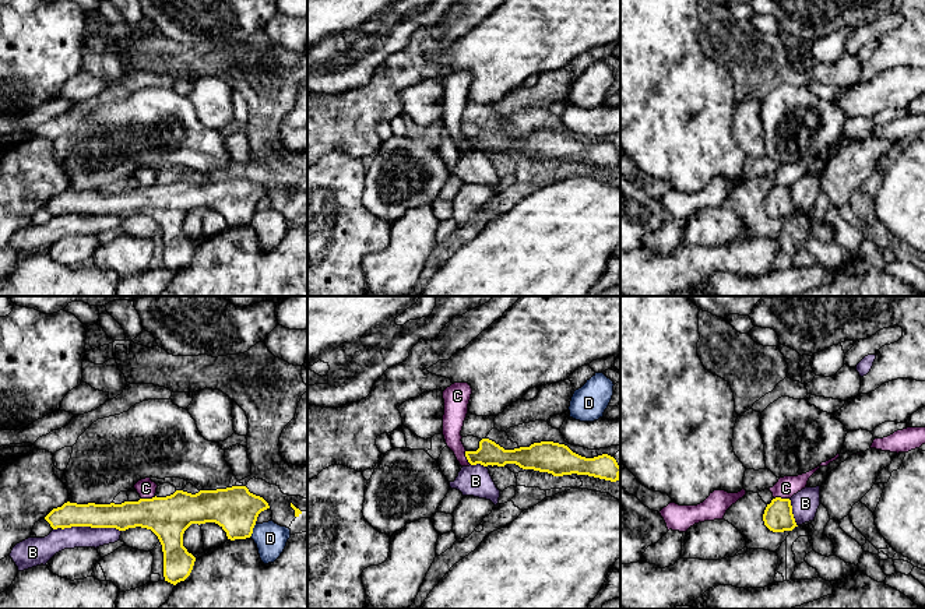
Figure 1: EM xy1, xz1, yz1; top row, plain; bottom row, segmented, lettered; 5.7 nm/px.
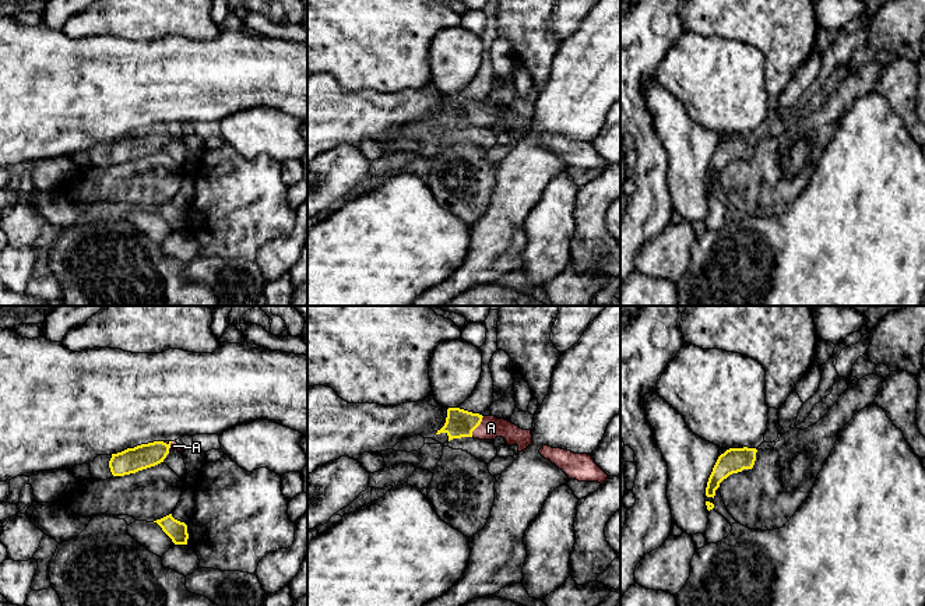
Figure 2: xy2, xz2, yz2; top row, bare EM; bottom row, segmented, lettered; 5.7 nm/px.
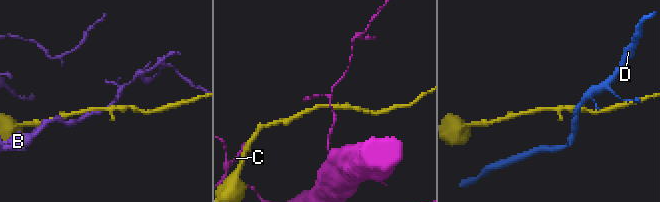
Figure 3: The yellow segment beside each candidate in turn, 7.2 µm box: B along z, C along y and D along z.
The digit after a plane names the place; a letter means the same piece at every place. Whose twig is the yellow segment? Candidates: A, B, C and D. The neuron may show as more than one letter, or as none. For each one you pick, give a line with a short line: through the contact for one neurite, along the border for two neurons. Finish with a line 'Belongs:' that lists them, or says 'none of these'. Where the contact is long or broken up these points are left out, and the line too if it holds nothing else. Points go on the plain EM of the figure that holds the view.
A: Line: xz2 (459, 111), (478, 112), (491, 115)
Belongs: A

